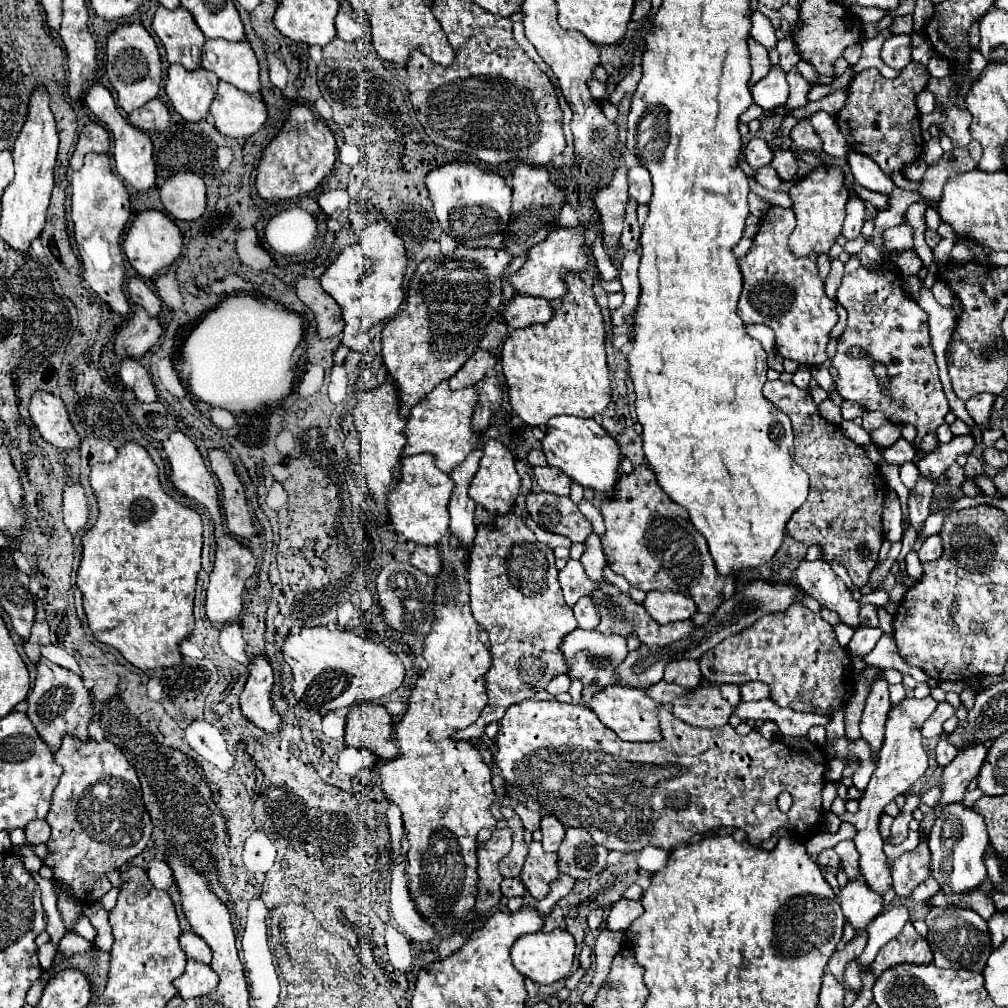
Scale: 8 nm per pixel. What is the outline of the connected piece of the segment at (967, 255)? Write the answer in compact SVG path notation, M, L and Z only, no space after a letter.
M956 244L951 251L950 260L951 262L965 264L971 260L973 261L973 254L967 246Z

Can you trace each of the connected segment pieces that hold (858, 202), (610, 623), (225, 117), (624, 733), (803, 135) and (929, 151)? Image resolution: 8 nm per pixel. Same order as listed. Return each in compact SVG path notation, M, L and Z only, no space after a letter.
M851 198L847 204L847 216L843 222L843 236L847 240L855 240L861 234L861 226L865 222L865 206L861 198Z
M599 580L597 588L589 594L589 598L591 598L593 606L597 608L597 614L601 616L601 622L597 626L597 630L601 634L619 634L619 636L625 636L625 638L627 636L637 636L641 640L641 644L647 644L647 646L653 646L653 644L655 646L667 646L667 644L671 644L675 640L681 640L681 638L689 636L693 632L693 628L695 628L689 620L685 620L685 622L673 622L673 624L665 624L665 626L657 624L645 612L643 604L633 602L629 594L621 592L617 586L609 584L607 580Z
M219 82L209 112L215 118L215 128L231 138L255 134L267 118L265 104L259 96L245 94L227 82Z
M609 686L603 692L595 694L589 702L589 708L599 716L599 720L611 728L621 740L629 742L651 742L651 740L661 740L661 730L659 730L659 702L651 700L643 690L639 688L629 688L629 686Z
M809 120L797 124L797 126L791 130L789 136L791 136L793 144L795 144L799 150L803 150L803 152L819 152L819 150L821 150L821 140L819 140L819 136L815 134L815 130L813 130L813 126L811 126Z
M931 137L930 140L925 142L924 148L923 148L923 156L924 161L927 163L928 166L933 164L933 162L936 162L941 158L944 151L940 146L939 139L935 137Z

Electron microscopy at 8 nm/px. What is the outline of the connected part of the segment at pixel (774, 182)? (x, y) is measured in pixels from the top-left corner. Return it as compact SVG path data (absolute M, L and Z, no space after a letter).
M765 166L765 168L759 168L753 172L753 178L767 190L777 190L781 188L781 178L777 176L777 172L771 168L771 166Z

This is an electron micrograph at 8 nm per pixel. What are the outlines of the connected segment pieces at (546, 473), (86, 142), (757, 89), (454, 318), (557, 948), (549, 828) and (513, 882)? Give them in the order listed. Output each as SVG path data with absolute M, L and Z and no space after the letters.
M537 466L537 468L533 468L533 476L543 492L551 492L557 496L569 496L571 478L565 476L565 472L557 470L553 466L543 466L543 468Z
M89 122L83 126L81 134L79 134L79 142L75 146L73 158L71 158L71 168L79 170L83 164L83 156L89 152L107 152L109 150L109 134L107 130L97 124L97 122Z
M771 66L769 74L751 88L751 94L753 102L765 110L785 104L785 100L789 98L789 84L785 80L785 70L781 66Z
M457 246L457 250L449 256L439 258L425 258L407 288L407 298L403 308L397 312L393 320L389 320L381 334L383 344L383 362L389 370L389 376L395 380L401 398L401 414L409 416L413 404L423 400L435 384L449 380L465 362L473 356L475 348L479 346L487 324L497 314L501 306L501 280L505 268L511 262L511 254L495 248L479 248L471 250L465 246Z
M553 930L553 932L535 932L521 936L513 948L511 958L515 968L535 984L553 984L557 980L565 980L571 972L575 956L575 940L567 930Z
M547 814L541 820L541 834L543 834L543 840L541 840L543 848L547 852L557 852L557 848L563 842L563 836L565 836L565 826L555 816Z
M505 878L501 882L501 892L507 898L511 898L511 896L523 896L525 894L525 886L521 884L519 878Z

